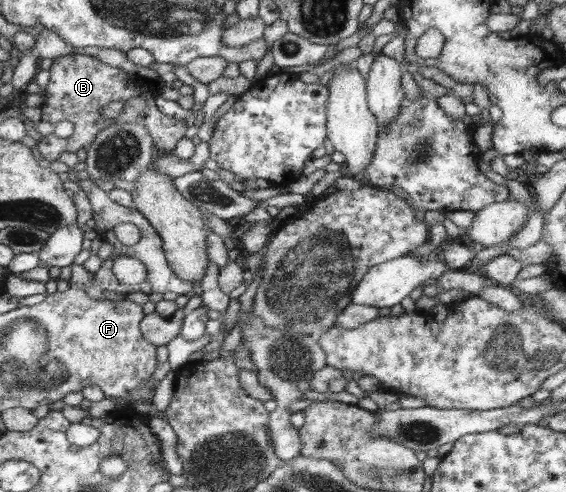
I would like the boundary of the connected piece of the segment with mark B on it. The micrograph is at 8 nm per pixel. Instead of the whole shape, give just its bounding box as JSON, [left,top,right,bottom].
[37,53,187,160]

